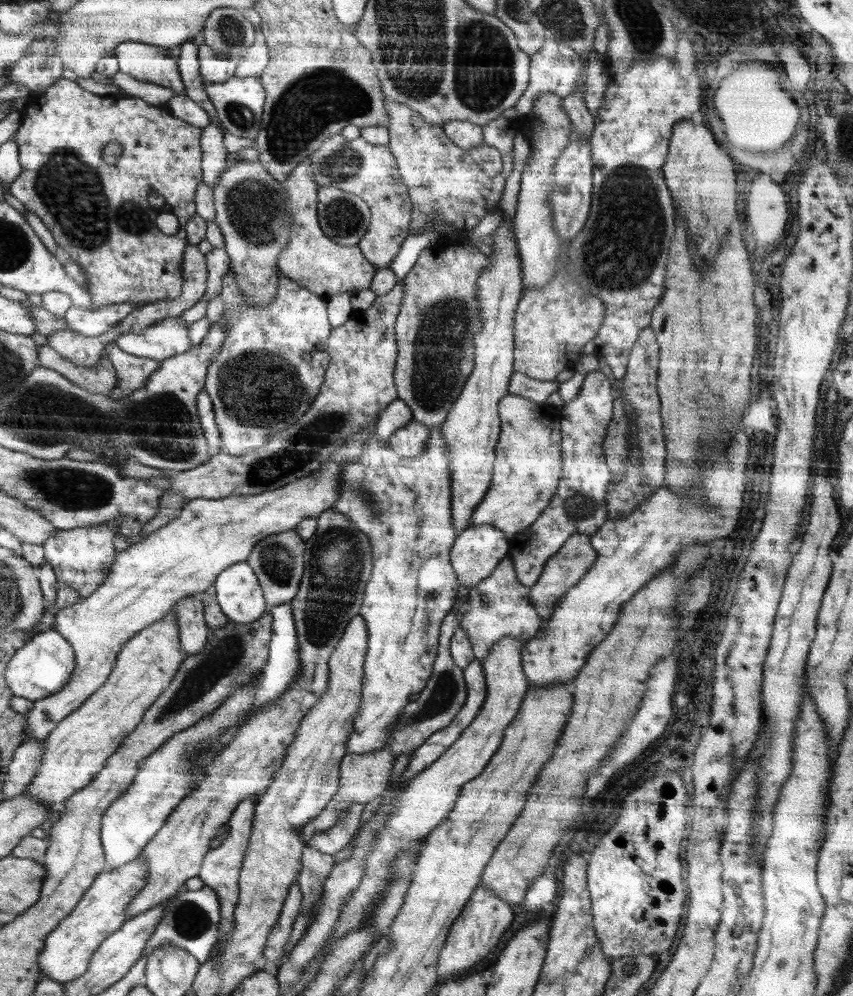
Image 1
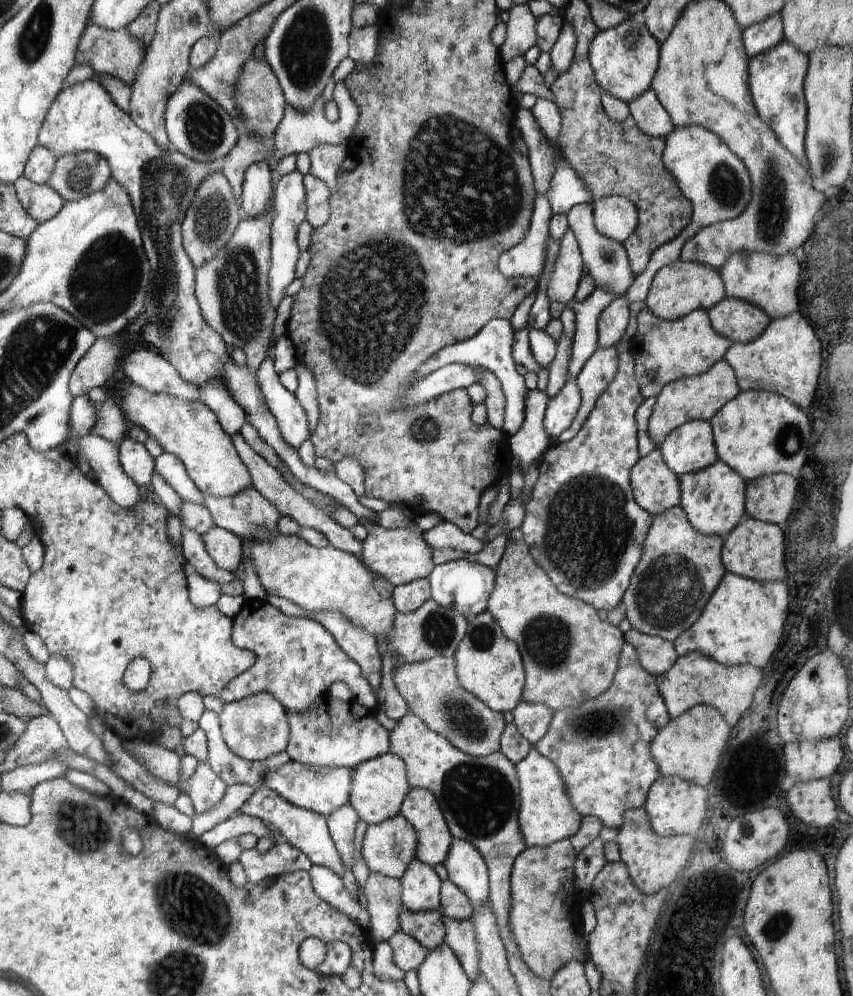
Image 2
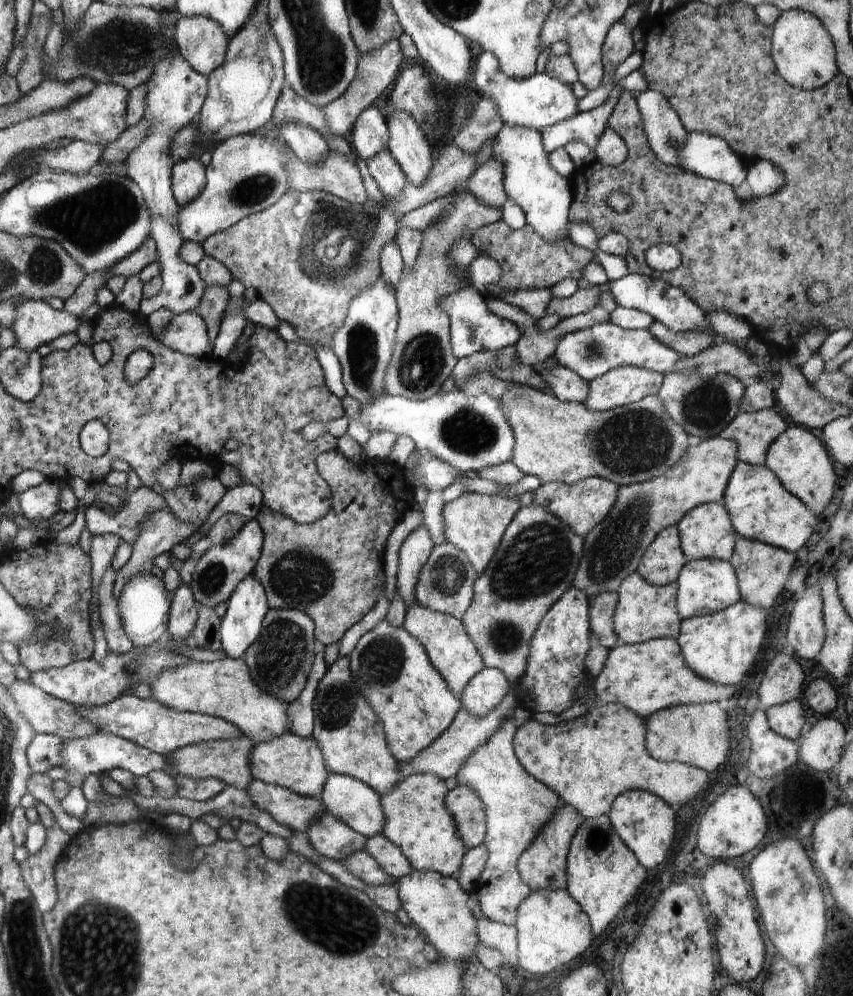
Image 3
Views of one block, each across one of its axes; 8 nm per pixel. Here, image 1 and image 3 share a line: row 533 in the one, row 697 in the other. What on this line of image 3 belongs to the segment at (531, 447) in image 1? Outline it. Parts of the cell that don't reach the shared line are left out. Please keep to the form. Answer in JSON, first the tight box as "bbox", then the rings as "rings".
{"bbox":[398,682,523,780],"rings":[[[519,682],[516,685],[510,685],[510,692],[504,698],[504,702],[498,706],[494,712],[486,715],[486,718],[478,718],[478,716],[470,716],[464,708],[458,711],[450,726],[442,733],[430,746],[426,746],[422,752],[418,752],[410,762],[398,763],[398,772],[400,772],[400,780],[408,778],[413,774],[433,774],[446,780],[450,776],[456,776],[458,770],[462,768],[462,764],[466,762],[468,756],[482,744],[488,742],[488,738],[498,730],[501,724],[502,717],[510,710],[515,710],[516,705],[516,690],[522,688],[523,683]]]}

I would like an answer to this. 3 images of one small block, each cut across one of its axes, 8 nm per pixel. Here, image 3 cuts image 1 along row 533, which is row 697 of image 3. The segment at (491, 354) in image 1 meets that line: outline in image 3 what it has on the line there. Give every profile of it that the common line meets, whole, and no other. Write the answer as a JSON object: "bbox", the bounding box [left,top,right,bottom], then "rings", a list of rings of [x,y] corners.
{"bbox":[403,601,485,699],"rings":[[[415,601],[407,607],[403,627],[422,644],[430,662],[442,675],[457,699],[469,680],[485,667],[461,619],[436,612]]]}

